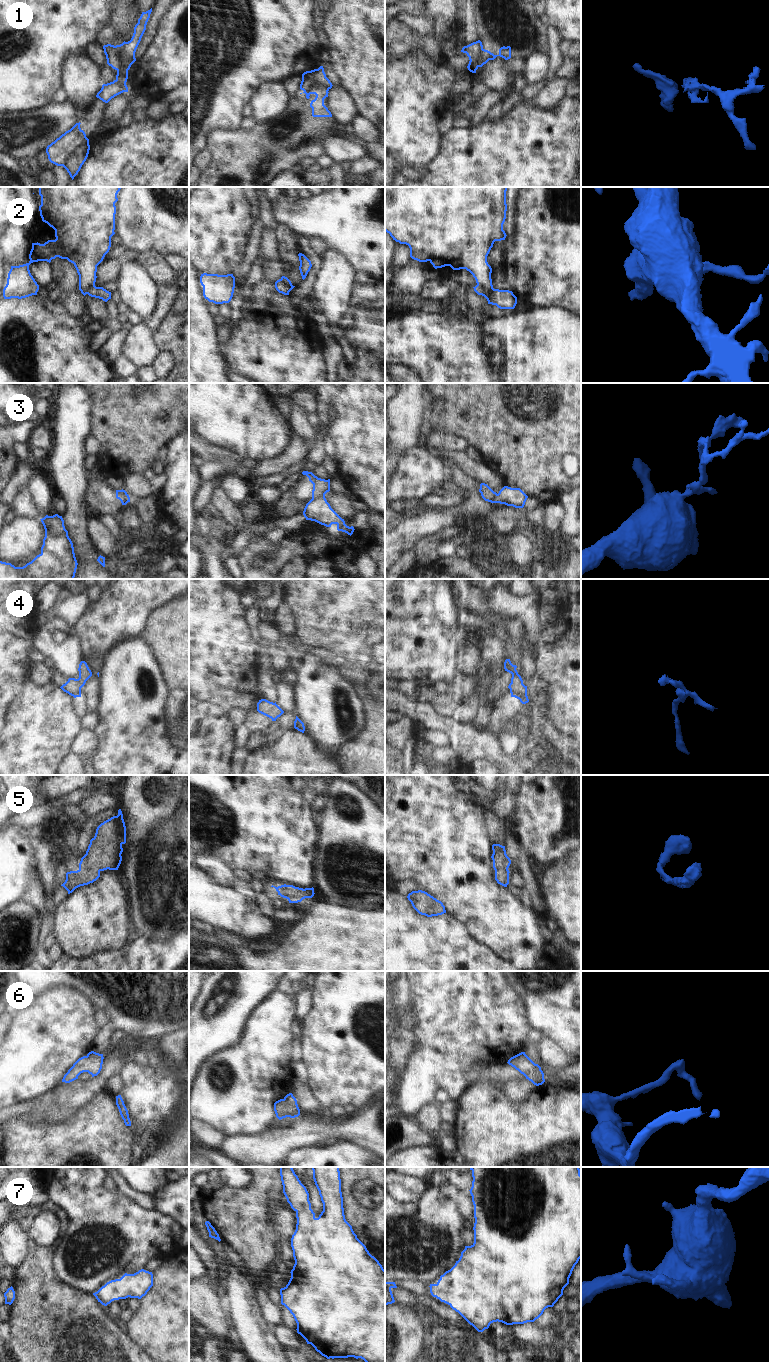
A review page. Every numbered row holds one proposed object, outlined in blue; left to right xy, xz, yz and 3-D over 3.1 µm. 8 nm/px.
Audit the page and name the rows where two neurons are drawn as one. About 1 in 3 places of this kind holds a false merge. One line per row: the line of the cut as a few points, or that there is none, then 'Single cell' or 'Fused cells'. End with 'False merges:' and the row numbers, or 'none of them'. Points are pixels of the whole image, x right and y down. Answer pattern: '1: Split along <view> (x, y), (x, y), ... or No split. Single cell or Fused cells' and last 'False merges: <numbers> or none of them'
1: Split along xy (126, 42), (125, 61), (117, 70). Fused cells
2: Split along xz (281, 278), (290, 287), (290, 290). Fused cells
3: Split along xz (324, 495), (312, 497). Fused cells
4: No split. Single cell
5: No split. Single cell
6: No split. Single cell
7: No split. Single cell
False merges: 1, 2, 3.

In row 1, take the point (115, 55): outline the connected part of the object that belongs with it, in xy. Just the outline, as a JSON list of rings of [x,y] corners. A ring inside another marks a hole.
[[[125,41],[120,45],[107,44],[103,46],[106,55],[107,64],[115,70],[120,70],[121,65],[125,62],[127,51],[125,49]]]

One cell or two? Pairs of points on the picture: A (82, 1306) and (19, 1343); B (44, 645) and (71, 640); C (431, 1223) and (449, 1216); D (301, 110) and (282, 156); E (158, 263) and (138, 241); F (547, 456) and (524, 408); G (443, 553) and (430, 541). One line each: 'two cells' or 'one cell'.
A: one cell
B: one cell
C: one cell
D: one cell
E: two cells
F: one cell
G: two cells

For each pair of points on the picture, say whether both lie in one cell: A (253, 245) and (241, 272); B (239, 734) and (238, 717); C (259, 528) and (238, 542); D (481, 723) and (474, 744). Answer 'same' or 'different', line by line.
A: same
B: same
C: same
D: same

